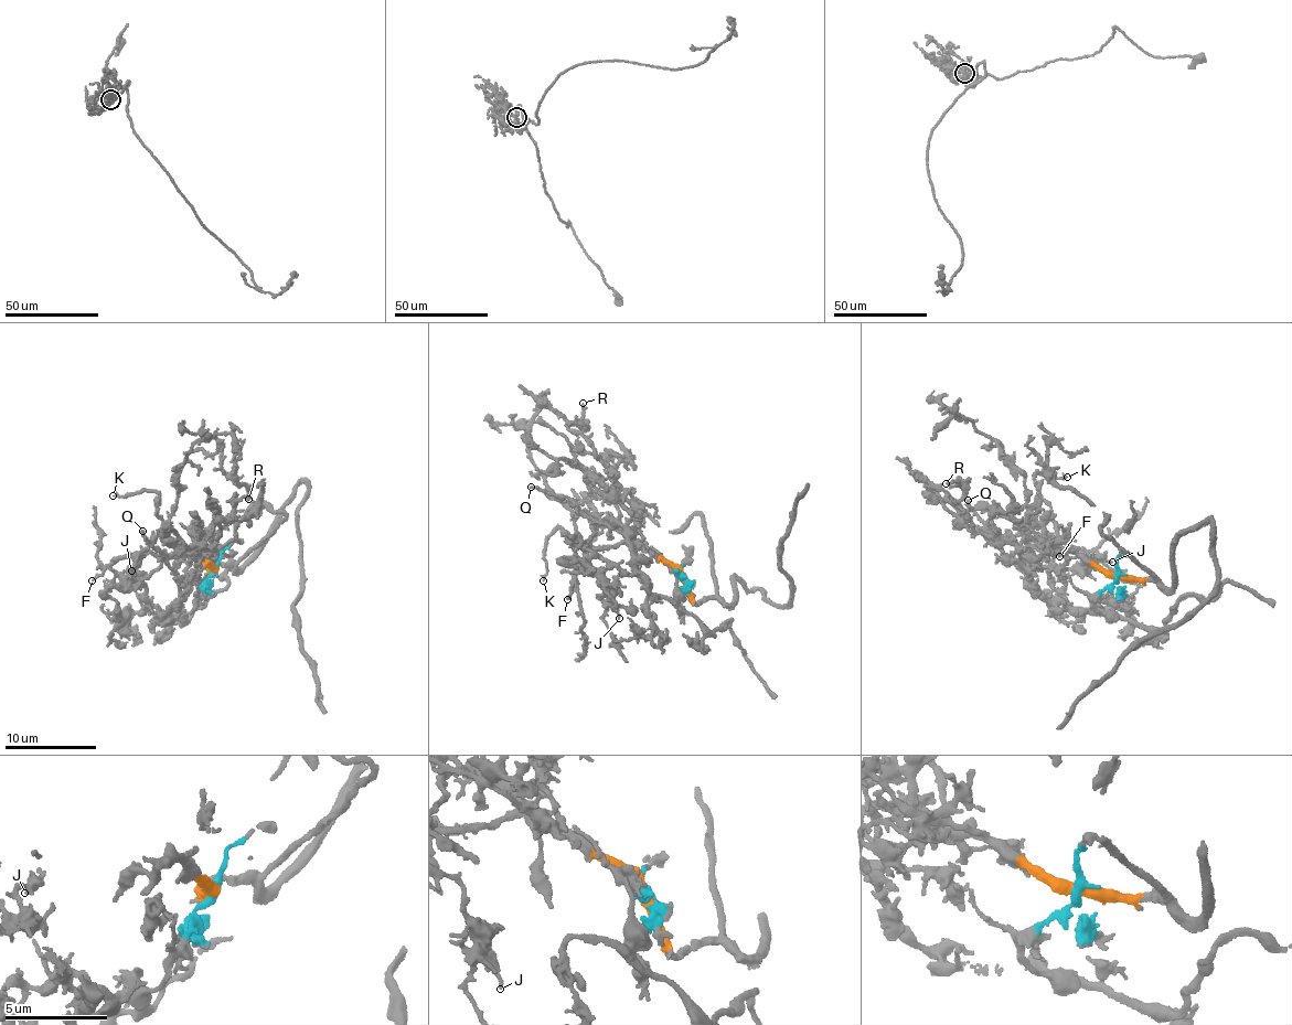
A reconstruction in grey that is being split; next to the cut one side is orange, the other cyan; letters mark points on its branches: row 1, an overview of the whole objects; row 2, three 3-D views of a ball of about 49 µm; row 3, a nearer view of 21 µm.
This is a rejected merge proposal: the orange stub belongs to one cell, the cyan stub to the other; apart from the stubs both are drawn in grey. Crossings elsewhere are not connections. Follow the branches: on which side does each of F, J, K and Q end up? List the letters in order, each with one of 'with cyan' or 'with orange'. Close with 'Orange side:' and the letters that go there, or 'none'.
F: with orange
J: with cyan
K: with orange
Q: with cyan
Orange side: F, K

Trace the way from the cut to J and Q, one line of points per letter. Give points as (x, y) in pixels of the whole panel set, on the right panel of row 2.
J: (1117, 577), (1092, 600), (1108, 615), (1079, 610), (1036, 565), (1072, 569), (1087, 555), (1112, 563)
Q: (1117, 577), (1088, 594), (1068, 576), (1038, 564), (984, 521), (968, 499)

